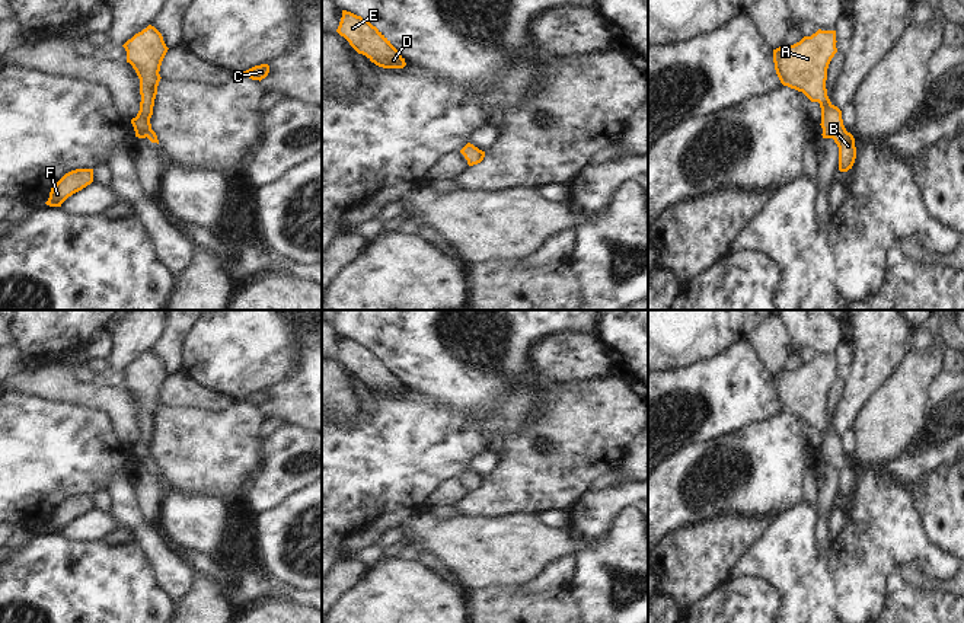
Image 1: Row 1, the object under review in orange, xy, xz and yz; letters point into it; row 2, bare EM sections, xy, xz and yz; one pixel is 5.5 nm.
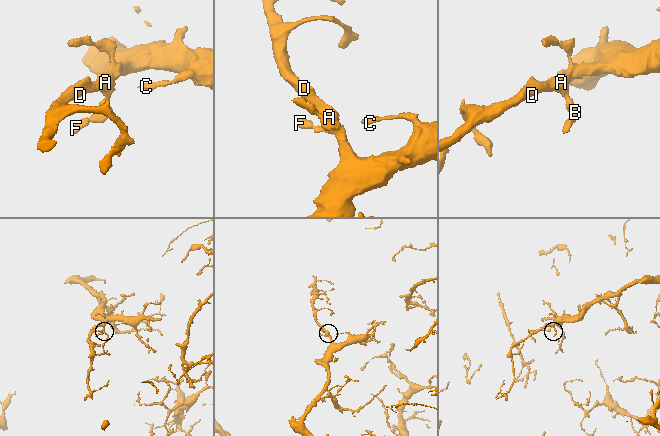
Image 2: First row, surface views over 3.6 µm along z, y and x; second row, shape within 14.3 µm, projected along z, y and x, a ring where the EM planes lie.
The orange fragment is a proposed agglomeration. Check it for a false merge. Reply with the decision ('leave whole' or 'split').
leave whole

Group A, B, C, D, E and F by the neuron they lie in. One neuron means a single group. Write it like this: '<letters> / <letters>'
A B C D E F

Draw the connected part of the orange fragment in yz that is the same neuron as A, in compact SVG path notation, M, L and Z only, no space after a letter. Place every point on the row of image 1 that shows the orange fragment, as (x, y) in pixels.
M818 29L794 45L773 49L776 74L783 86L802 92L821 108L823 138L833 138L839 147L839 170L852 169L856 159L855 138L846 131L842 111L834 106L826 89L827 68L837 52L836 31Z

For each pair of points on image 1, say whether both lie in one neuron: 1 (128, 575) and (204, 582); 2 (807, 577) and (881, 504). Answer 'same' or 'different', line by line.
1: different
2: same

